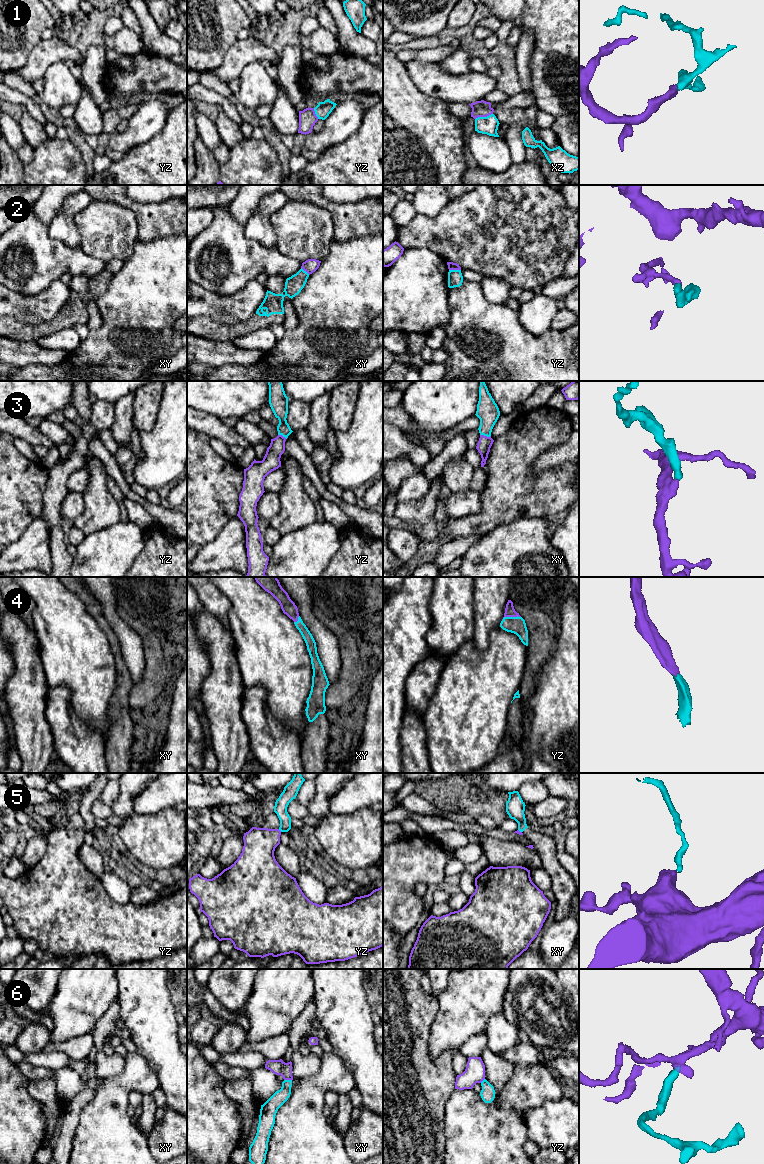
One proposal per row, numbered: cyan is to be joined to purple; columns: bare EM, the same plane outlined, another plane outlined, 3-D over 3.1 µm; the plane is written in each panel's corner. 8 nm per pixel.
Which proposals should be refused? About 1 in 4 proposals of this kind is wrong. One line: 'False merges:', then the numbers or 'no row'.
False merges: 2, 5, 6

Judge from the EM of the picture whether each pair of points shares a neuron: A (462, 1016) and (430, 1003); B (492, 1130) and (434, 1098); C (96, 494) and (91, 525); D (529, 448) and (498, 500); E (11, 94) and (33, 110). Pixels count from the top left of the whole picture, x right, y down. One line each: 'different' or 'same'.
A: different
B: different
C: same
D: same
E: same

